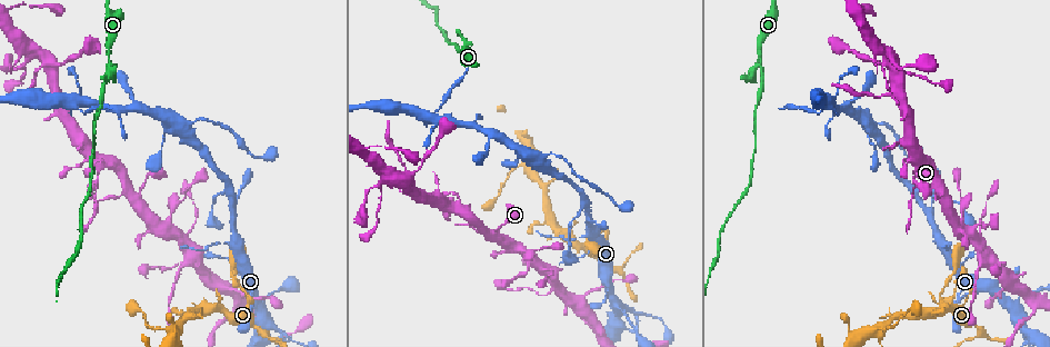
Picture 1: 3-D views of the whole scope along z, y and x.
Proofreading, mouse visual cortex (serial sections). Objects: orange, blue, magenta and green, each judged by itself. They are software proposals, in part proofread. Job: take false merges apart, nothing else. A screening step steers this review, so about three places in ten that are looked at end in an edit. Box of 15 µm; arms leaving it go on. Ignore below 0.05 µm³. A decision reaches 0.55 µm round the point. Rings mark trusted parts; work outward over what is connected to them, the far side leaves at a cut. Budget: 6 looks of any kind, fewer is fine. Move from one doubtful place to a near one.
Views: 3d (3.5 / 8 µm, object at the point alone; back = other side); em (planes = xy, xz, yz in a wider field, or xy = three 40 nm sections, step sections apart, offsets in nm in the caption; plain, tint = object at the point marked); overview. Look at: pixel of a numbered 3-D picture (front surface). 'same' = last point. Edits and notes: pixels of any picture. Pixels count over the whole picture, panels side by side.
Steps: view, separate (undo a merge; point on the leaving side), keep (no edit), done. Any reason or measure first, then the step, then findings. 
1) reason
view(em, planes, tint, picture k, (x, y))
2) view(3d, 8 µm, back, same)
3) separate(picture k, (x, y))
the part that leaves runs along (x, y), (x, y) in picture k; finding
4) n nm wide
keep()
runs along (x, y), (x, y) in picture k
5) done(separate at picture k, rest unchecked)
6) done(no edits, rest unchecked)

small branch off a trunk
view(3d, 3.5 µm, picture 1, (453, 207))

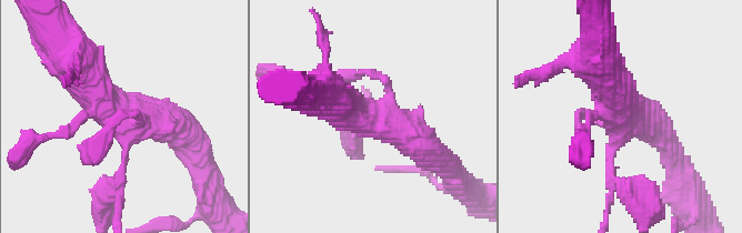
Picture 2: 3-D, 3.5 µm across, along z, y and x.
view(em, xy, step 3, tint, picture 2, (372, 118))

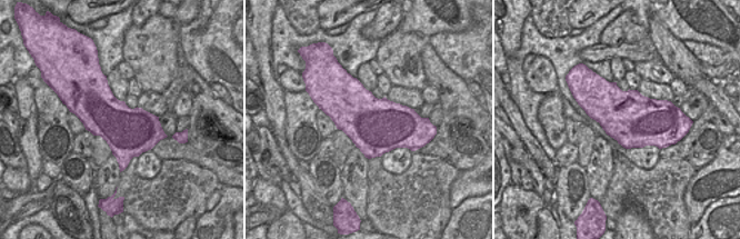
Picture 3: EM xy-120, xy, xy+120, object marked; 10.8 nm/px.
keep()
runs along (187, 137), (121, 120), (80, 66) in picture 2; all the same cell

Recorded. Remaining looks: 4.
arms part here
view(3d, 8 µm, back, picture 1, (110, 62))

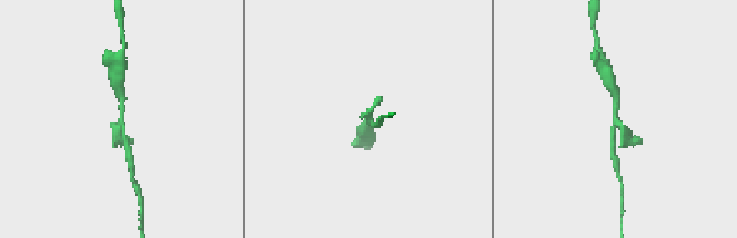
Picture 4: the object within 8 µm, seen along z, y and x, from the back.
view(3d, 3.5 µm, picture 4, (123, 118))

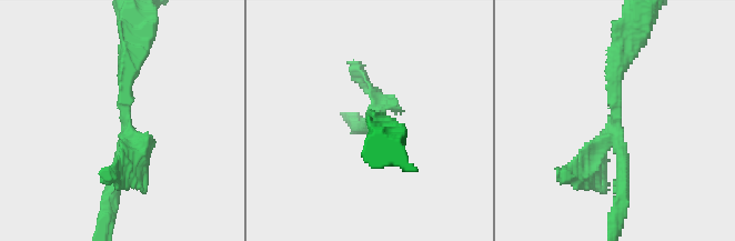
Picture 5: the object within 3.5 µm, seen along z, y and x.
now the EM
view(em, xy, step 5, tint, picture 5, (126, 129))

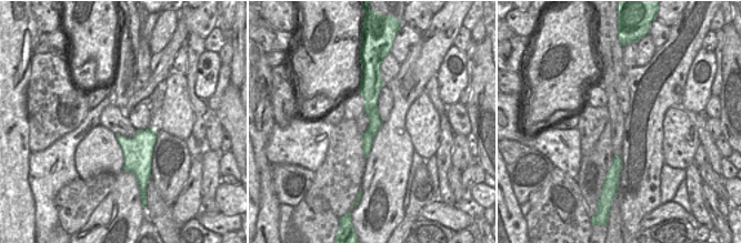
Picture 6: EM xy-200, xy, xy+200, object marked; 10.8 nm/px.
140 nm wide
separate(picture 5, (126, 186))
the part that leaves runs along (380, 104), (349, 62) in picture 5; a second cell is stuck on

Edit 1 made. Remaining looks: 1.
done(separate at picture 5, rest unchecked)

